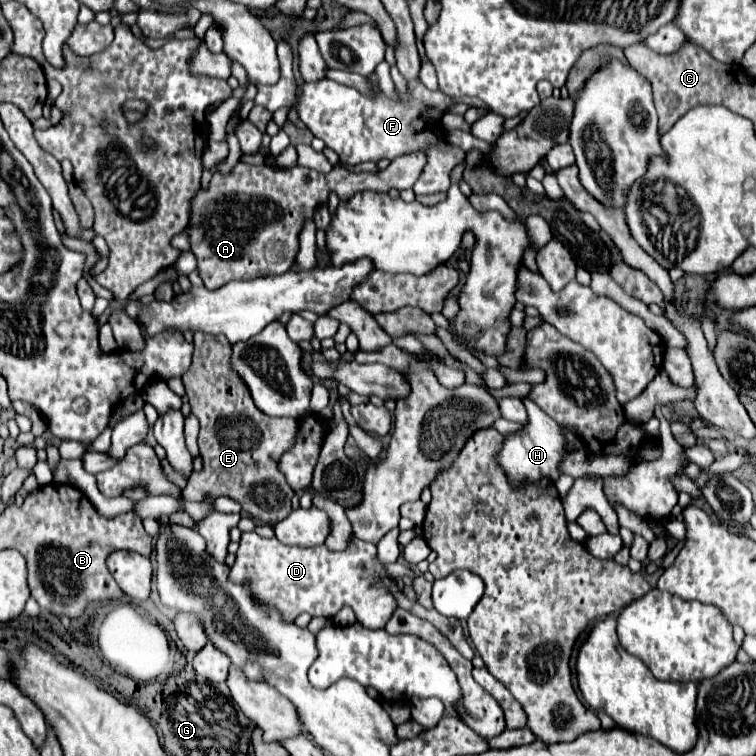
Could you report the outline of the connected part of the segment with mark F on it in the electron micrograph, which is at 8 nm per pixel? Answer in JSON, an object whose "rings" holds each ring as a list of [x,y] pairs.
{"rings":[[[279,42],[277,58],[281,62],[281,78],[273,86],[257,84],[255,104],[265,106],[272,113],[279,110],[281,106],[289,106],[289,108],[295,106],[297,116],[315,134],[315,138],[321,138],[327,148],[337,152],[341,162],[351,166],[367,162],[367,160],[371,162],[377,162],[381,158],[393,160],[403,154],[425,152],[427,164],[419,180],[415,182],[413,192],[435,194],[435,192],[449,190],[451,170],[465,160],[465,152],[445,138],[441,120],[433,120],[429,110],[441,110],[445,114],[455,104],[453,98],[441,92],[433,92],[425,88],[421,80],[417,80],[417,82],[407,82],[407,92],[405,94],[395,92],[397,100],[391,100],[379,90],[377,74],[369,76],[369,84],[373,86],[373,96],[361,94],[357,88],[343,86],[325,78],[319,82],[297,86],[297,80],[291,70],[293,54],[287,42]]]}

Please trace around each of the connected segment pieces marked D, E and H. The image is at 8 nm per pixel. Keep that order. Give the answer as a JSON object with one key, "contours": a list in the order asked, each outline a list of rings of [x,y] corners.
{"contours":[[[[243,532],[237,550],[237,564],[231,568],[231,578],[235,582],[247,580],[253,596],[279,610],[287,622],[293,622],[303,612],[333,618],[341,606],[347,604],[365,628],[385,628],[397,608],[395,598],[381,586],[383,576],[383,564],[377,560],[377,548],[371,542],[353,538],[347,550],[331,552],[323,546],[287,546],[277,538],[261,538],[255,532]]],[[[195,334],[193,344],[193,362],[183,374],[183,386],[191,412],[201,424],[199,450],[203,470],[191,474],[183,490],[183,498],[201,502],[205,494],[213,498],[229,496],[241,504],[243,512],[259,522],[279,522],[287,518],[295,492],[285,482],[285,476],[279,470],[279,460],[285,450],[291,450],[297,438],[299,420],[271,418],[257,410],[243,378],[237,378],[237,374],[233,374],[233,366],[229,366],[233,344],[229,344],[227,338]]],[[[525,398],[525,408],[527,408],[529,424],[523,426],[521,432],[509,434],[505,438],[503,448],[497,456],[497,462],[505,470],[511,484],[515,484],[515,486],[519,486],[523,480],[537,482],[543,476],[547,476],[549,480],[557,480],[559,478],[557,466],[561,462],[561,456],[565,454],[565,448],[569,448],[569,444],[563,438],[559,424],[553,418],[549,418],[541,408],[537,408],[537,404],[531,398]]]]}

